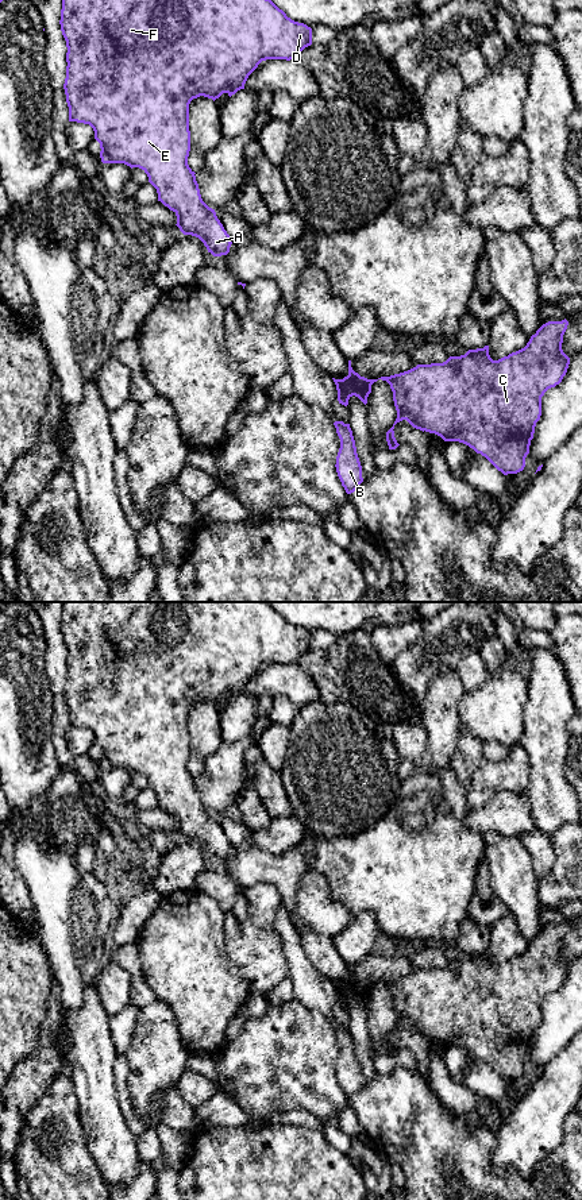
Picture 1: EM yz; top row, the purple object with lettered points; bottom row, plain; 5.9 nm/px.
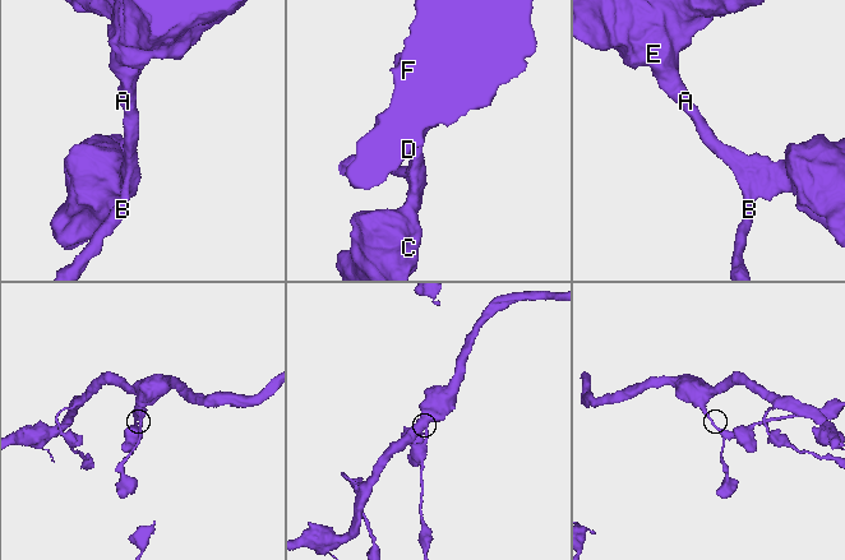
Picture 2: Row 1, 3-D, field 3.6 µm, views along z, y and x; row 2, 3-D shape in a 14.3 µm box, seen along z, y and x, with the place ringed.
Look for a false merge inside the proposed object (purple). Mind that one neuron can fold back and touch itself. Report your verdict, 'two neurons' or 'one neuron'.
one neuron

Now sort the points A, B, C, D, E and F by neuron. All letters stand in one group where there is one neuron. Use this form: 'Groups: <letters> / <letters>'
Groups: A B C D E F

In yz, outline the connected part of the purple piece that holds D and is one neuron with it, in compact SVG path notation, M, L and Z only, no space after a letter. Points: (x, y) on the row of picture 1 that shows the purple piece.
M62 0L61 31L66 40L66 78L63 84L66 103L69 107L69 121L89 124L95 131L95 139L100 143L100 158L103 163L124 163L142 169L149 182L157 189L158 201L173 211L177 216L177 227L184 235L199 238L208 252L213 256L227 255L232 244L230 235L216 216L201 198L196 173L188 165L190 151L189 104L200 96L219 99L223 93L230 97L244 89L248 76L266 59L294 59L312 45L312 28L286 16L271 0Z

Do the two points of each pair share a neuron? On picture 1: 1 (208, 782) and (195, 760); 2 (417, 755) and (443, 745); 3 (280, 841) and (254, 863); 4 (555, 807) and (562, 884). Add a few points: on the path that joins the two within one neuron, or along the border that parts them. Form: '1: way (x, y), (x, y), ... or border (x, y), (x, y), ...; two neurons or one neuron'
1: border (220, 747), (208, 757), (207, 768), (196, 778); two neurons
2: border (419, 721), (427, 733), (431, 770); two neurons
3: border (246, 845), (276, 855), (282, 855), (295, 848); two neurons
4: border (567, 822), (562, 824), (551, 834); two neurons

